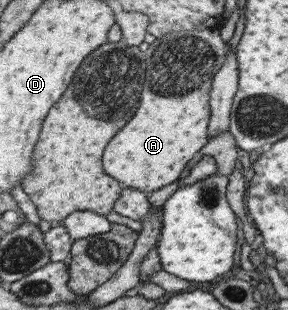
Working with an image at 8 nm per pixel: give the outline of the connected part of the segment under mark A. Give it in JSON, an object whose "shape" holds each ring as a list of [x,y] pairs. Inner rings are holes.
{"shape":[[[215,75],[205,79],[191,93],[161,97],[151,91],[151,77],[143,85],[141,105],[133,119],[111,139],[103,153],[103,172],[117,180],[124,188],[135,188],[150,194],[177,182],[187,163],[207,145],[209,113],[209,89]]]}

